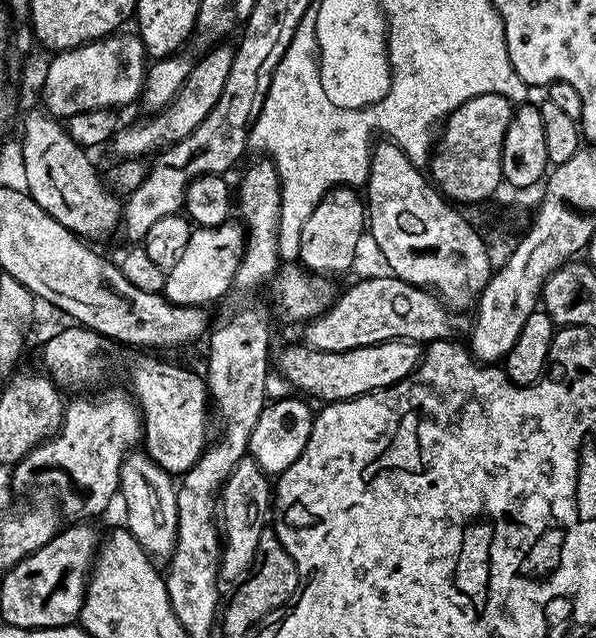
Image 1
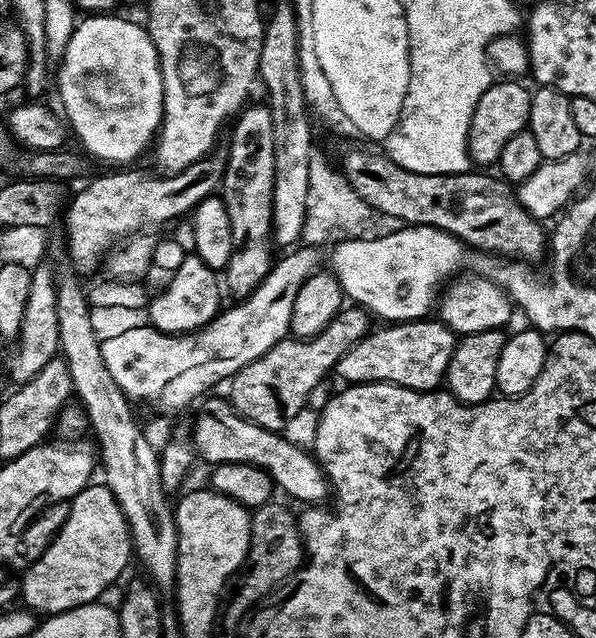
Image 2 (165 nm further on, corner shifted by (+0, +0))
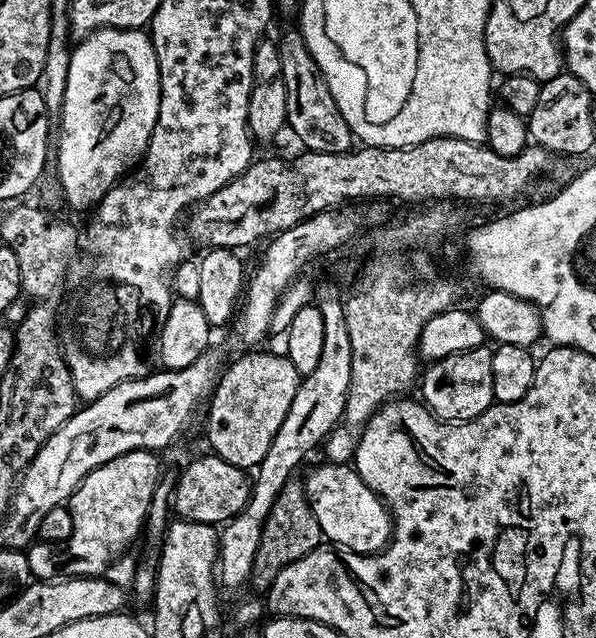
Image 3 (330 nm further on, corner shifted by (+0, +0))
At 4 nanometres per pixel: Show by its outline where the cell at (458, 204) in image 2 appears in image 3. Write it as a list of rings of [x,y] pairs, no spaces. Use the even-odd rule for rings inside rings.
[[[292,30],[284,37],[279,37],[278,43],[282,54],[282,79],[286,81],[287,127],[290,132],[292,128],[293,134],[309,152],[338,154],[349,151],[354,144],[352,130],[338,110],[338,102],[334,102],[328,80],[318,62],[314,62],[314,54],[310,54],[304,36],[298,30]]]

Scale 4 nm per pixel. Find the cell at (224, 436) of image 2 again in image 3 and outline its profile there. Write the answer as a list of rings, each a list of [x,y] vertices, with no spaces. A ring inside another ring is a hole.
[[[320,462],[308,477],[303,477],[302,483],[308,501],[311,502],[314,514],[318,518],[320,535],[325,541],[341,548],[348,548],[351,552],[365,554],[381,552],[388,545],[388,541],[392,539],[392,513],[388,511],[388,506],[381,500],[380,495],[370,486],[366,486],[366,482],[362,482],[355,467],[348,464]]]

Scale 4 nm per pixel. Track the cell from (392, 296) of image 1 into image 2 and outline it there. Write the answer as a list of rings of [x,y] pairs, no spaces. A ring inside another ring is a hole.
[[[345,306],[317,336],[311,336],[309,340],[299,338],[279,340],[273,348],[266,350],[266,354],[262,354],[262,358],[250,362],[245,368],[238,370],[236,376],[232,377],[230,381],[230,387],[232,387],[230,403],[232,407],[250,422],[254,422],[271,432],[283,433],[285,431],[284,427],[300,411],[305,411],[310,390],[326,379],[329,373],[335,369],[336,363],[342,358],[342,354],[346,354],[346,350],[350,350],[363,336],[368,335],[370,331],[368,320],[370,321],[369,313],[365,312],[363,308]]]

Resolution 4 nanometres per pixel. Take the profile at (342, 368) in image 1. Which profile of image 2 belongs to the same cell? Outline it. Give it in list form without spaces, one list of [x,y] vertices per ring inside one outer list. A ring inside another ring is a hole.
[[[425,318],[423,320],[405,320],[392,322],[387,326],[380,326],[377,330],[369,331],[357,344],[336,363],[335,375],[340,375],[348,384],[397,384],[410,390],[430,392],[441,387],[448,371],[448,363],[456,349],[457,333],[447,328],[439,318]]]

